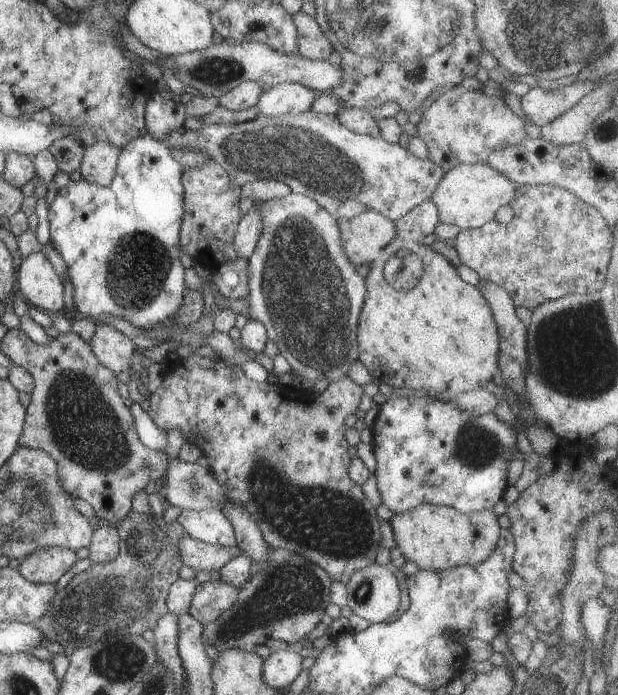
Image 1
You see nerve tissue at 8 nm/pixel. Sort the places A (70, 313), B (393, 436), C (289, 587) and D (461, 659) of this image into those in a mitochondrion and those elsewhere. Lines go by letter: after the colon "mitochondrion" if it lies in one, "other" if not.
A: other
B: other
C: mitochondrion
D: other

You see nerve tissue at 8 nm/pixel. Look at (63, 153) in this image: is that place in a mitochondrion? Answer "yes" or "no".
no

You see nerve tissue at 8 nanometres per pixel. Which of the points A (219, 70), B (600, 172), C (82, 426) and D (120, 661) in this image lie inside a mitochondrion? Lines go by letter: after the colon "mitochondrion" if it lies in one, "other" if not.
A: mitochondrion
B: other
C: mitochondrion
D: mitochondrion

